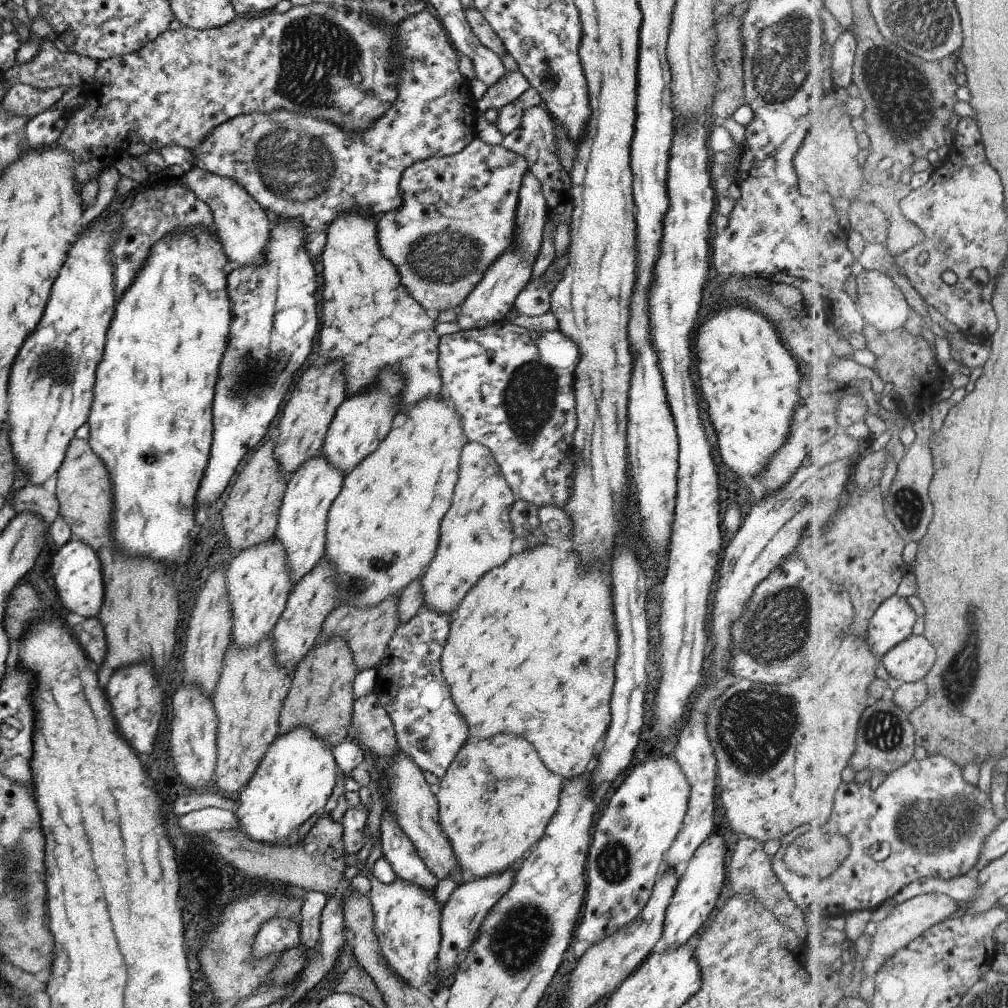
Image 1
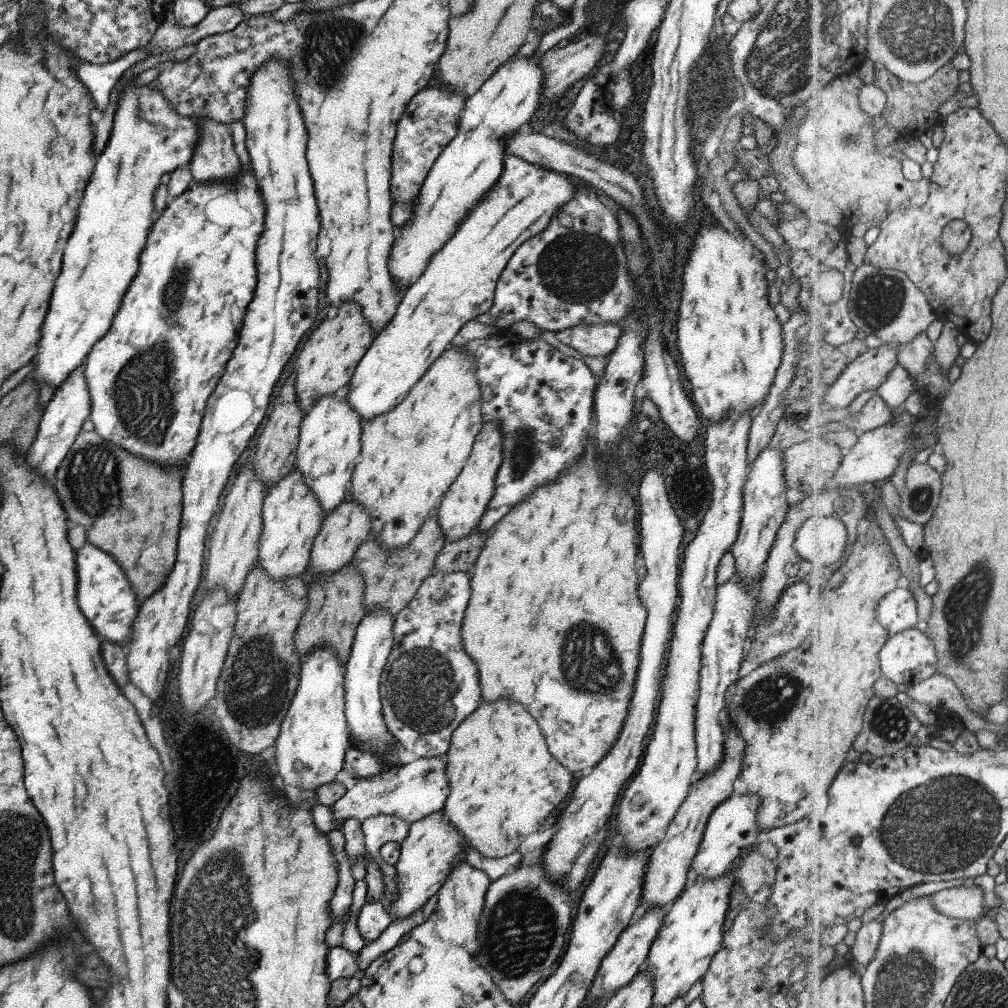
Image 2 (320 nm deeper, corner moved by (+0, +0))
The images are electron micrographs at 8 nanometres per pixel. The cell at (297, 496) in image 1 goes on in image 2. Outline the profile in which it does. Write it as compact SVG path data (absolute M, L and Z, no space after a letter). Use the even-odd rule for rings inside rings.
M334 393L320 396L318 401L315 401L314 405L311 405L302 415L294 466L302 474L309 490L315 495L315 498L318 498L323 516L333 510L348 495L350 476L359 459L362 422L362 418L349 406L346 398L337 398Z

